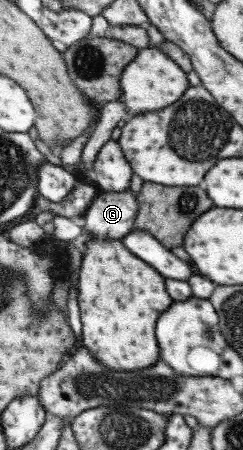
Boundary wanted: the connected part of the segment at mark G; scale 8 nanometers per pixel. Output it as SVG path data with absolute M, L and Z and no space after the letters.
M127 188L122 192L98 191L84 211L84 229L88 238L120 240L134 229L138 203Z

